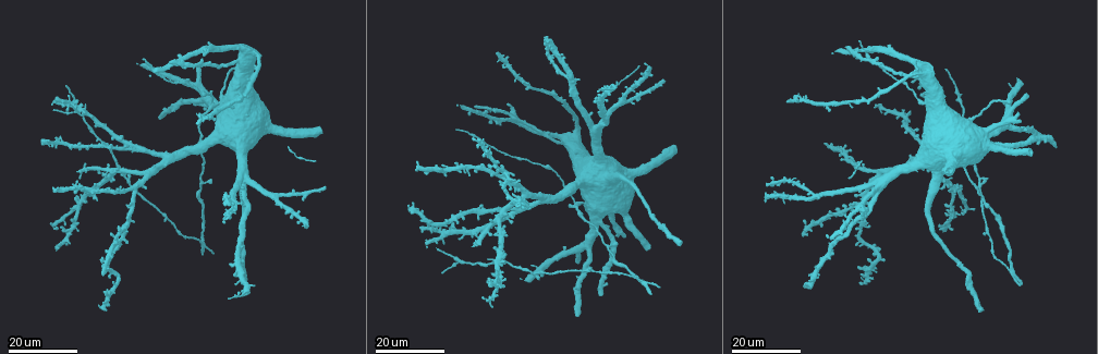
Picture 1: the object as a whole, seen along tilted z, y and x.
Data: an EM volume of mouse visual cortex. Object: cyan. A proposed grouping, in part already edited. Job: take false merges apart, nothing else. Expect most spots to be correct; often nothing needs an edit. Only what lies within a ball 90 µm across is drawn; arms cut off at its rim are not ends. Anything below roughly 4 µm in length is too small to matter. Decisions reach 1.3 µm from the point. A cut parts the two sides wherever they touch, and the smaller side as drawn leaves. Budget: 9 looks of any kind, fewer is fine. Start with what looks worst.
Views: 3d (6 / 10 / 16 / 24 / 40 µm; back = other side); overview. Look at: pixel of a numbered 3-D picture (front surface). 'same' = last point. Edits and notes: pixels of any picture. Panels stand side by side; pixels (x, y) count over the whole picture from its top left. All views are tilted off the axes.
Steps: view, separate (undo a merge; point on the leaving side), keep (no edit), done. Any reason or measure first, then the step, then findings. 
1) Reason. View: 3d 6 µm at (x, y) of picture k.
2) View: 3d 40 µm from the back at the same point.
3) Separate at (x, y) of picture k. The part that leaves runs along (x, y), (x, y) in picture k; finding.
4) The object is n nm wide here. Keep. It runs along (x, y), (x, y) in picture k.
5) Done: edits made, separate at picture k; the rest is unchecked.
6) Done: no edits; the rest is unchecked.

View: 3d 24 µm at (202, 244) of picture 1.

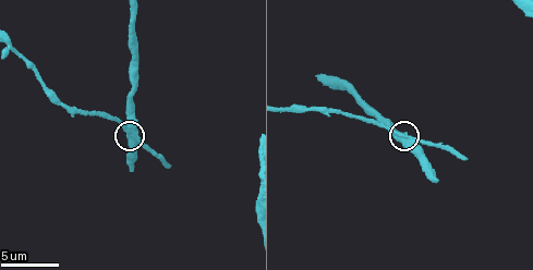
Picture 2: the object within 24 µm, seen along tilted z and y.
View: 3d 6 µm at (399, 135) of picture 2.

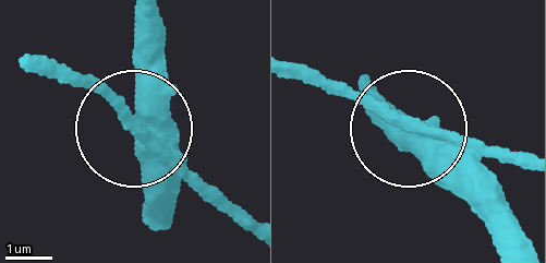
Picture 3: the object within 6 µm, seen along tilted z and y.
The object is 260 nm wide here. Keep. It runs along (154, 11), (154, 92), (140, 127), (201, 195) in picture 3; continuous, no second neuron.

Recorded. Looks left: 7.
Thin arm on a thick one. View: 3d 16 µm at (956, 100) of picture 1.

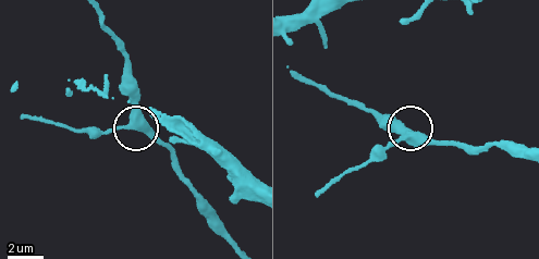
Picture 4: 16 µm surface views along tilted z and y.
View: 3d 6 µm at (407, 135) of picture 4.

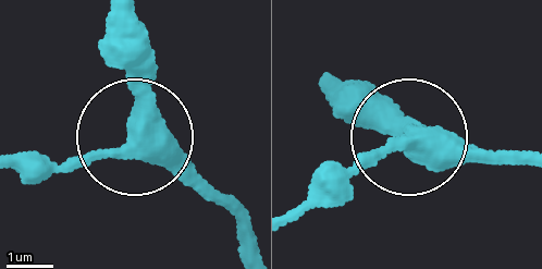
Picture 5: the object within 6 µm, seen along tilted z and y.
View: 3d 6 µm from the back at (413, 131) of picture 5.

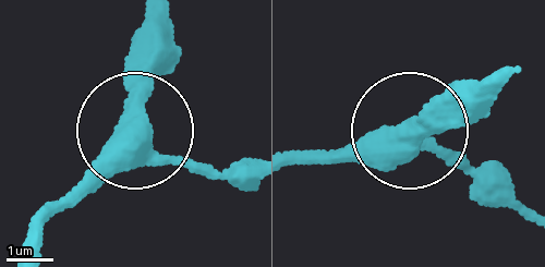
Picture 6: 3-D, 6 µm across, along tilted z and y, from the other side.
Keep. All the same neuron.

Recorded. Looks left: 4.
Small branch off a trunk. View: 3d 24 µm at (255, 127) of picture 1.

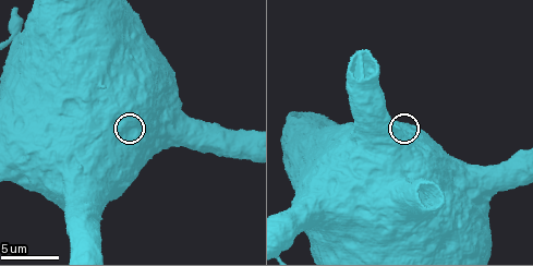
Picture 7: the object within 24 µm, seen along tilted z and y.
View: 3d 6 µm at (129, 130) of picture 7.

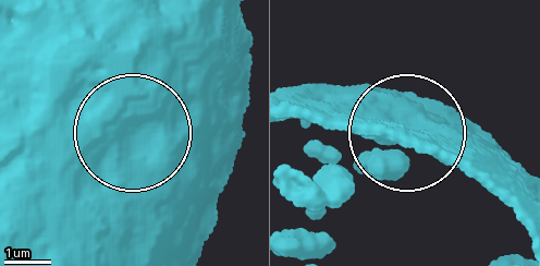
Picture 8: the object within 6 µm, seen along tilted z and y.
4 arms meet here. Keep. One neuron here.

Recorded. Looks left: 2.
View: 3d 24 µm at (212, 105) of picture 1.

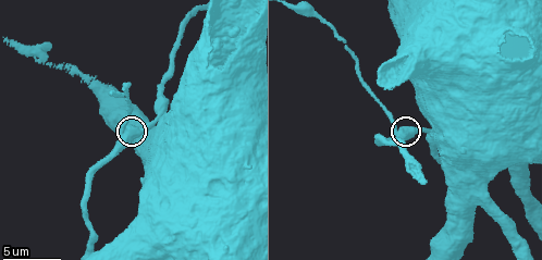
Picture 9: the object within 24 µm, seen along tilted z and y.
View: 3d 6 µm at (128, 127) of picture 9.

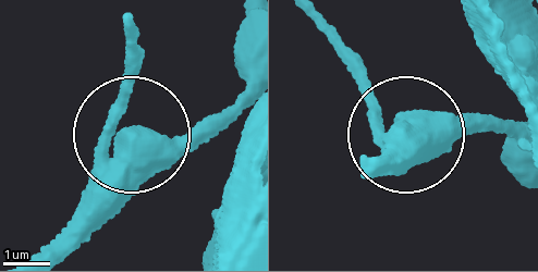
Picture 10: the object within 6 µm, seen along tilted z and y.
The side arm is 49 µm long. Keep. It runs along (49, 254), (126, 135), (118, 101), (141, 38) in picture 10; one neuron here.

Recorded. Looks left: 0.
Done: no edits; the rest is unchecked.

